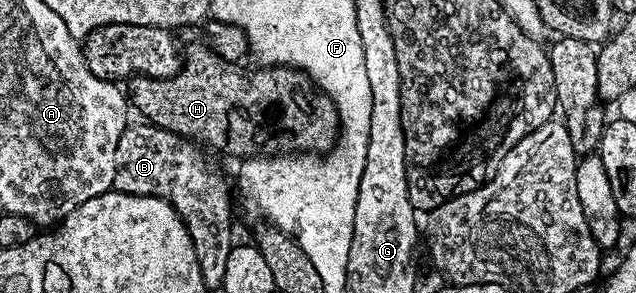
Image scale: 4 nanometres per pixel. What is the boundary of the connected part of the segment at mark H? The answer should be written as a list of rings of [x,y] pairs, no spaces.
[[[199,41],[199,43],[185,44],[184,58],[182,60],[182,68],[172,77],[167,79],[153,79],[147,75],[132,75],[128,80],[128,103],[131,108],[134,107],[139,111],[141,118],[147,123],[154,124],[155,127],[163,127],[166,131],[171,131],[182,138],[191,141],[197,141],[199,144],[205,145],[207,148],[215,147],[218,151],[223,151],[226,155],[242,155],[241,157],[254,157],[259,153],[265,152],[266,155],[276,155],[279,153],[325,153],[338,142],[338,132],[340,124],[338,121],[338,110],[332,100],[327,95],[319,92],[314,86],[309,75],[305,75],[303,71],[296,67],[288,67],[285,65],[262,65],[257,69],[259,71],[241,71],[243,68],[237,63],[229,63],[224,61],[224,57],[220,57],[209,43]]]

